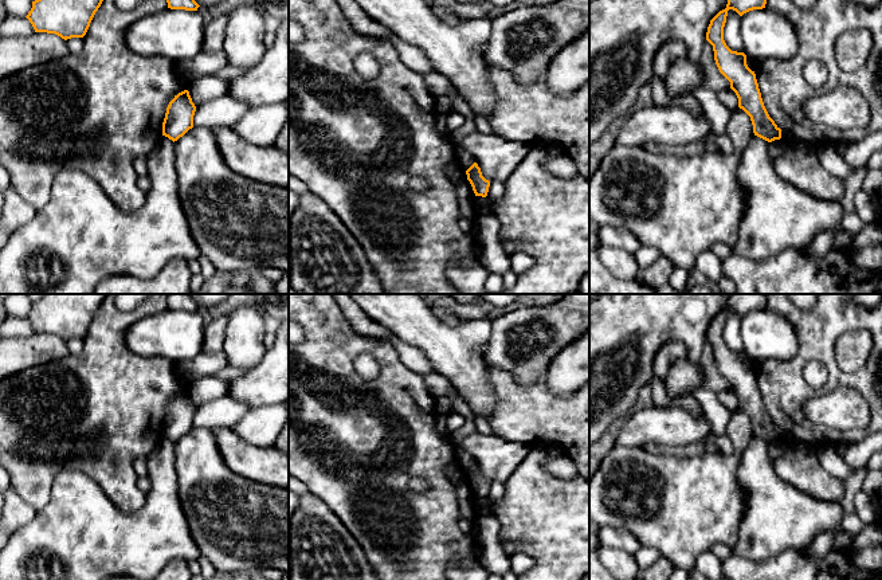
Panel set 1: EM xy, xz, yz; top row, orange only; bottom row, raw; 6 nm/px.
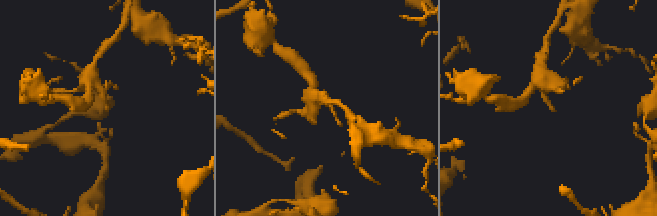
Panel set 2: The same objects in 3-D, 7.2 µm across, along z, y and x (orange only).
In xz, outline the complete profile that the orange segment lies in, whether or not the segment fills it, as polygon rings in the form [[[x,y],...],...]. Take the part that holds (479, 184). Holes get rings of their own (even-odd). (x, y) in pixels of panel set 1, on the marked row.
[[[474,162],[467,171],[467,180],[470,181],[475,196],[486,197],[490,187],[490,181],[482,176],[481,168]]]

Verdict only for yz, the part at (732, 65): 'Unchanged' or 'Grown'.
Unchanged

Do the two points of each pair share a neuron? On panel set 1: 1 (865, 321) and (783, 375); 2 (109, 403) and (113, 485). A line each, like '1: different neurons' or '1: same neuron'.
1: same neuron
2: same neuron

